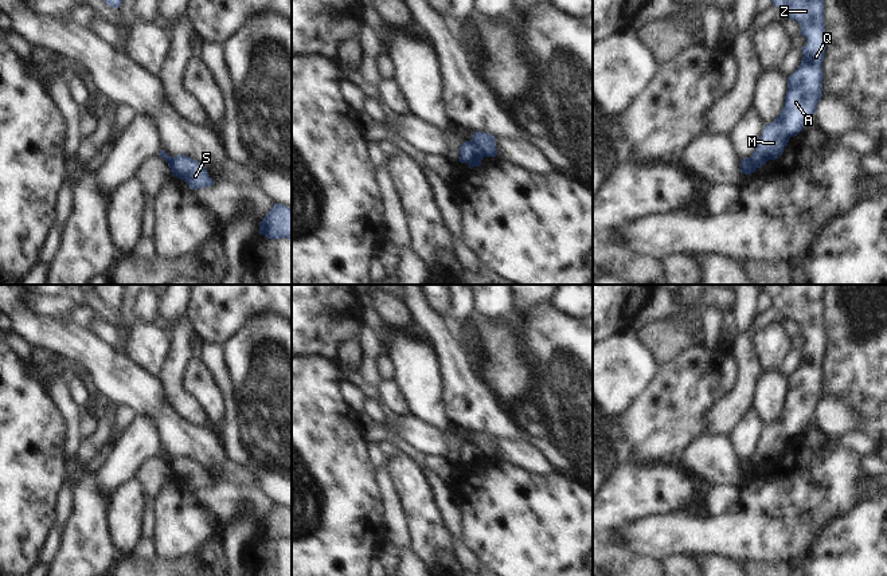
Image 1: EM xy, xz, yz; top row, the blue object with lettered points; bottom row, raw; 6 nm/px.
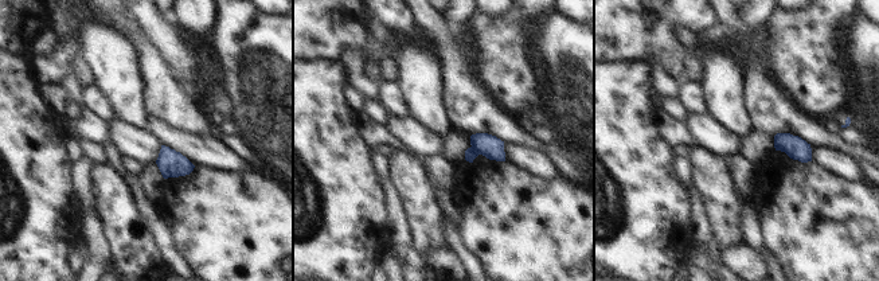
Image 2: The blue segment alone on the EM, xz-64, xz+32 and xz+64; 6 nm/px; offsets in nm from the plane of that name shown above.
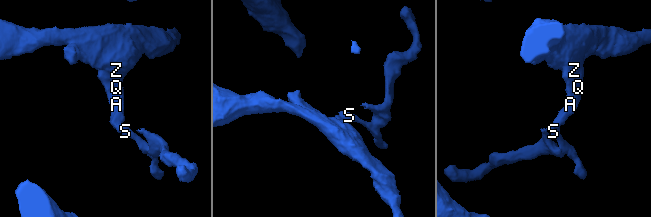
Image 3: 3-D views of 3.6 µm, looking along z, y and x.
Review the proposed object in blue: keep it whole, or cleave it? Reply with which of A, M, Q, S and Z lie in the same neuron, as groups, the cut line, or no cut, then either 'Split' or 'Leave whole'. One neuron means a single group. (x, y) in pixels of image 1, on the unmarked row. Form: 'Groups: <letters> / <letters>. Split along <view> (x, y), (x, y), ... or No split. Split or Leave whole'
Groups: A M Q Z / S. Split along xz (471, 441), (485, 455). Split

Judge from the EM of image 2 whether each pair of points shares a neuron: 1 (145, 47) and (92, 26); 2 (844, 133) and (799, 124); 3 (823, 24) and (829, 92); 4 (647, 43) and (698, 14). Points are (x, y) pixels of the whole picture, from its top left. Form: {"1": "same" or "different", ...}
{"1": "different", "2": "different", "3": "same", "4": "same"}

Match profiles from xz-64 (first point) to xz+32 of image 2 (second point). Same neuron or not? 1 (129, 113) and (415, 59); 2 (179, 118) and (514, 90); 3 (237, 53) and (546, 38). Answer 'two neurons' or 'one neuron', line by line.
1: one neuron
2: two neurons
3: one neuron

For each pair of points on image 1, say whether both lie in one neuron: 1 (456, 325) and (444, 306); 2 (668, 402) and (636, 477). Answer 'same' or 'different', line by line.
1: same
2: different

